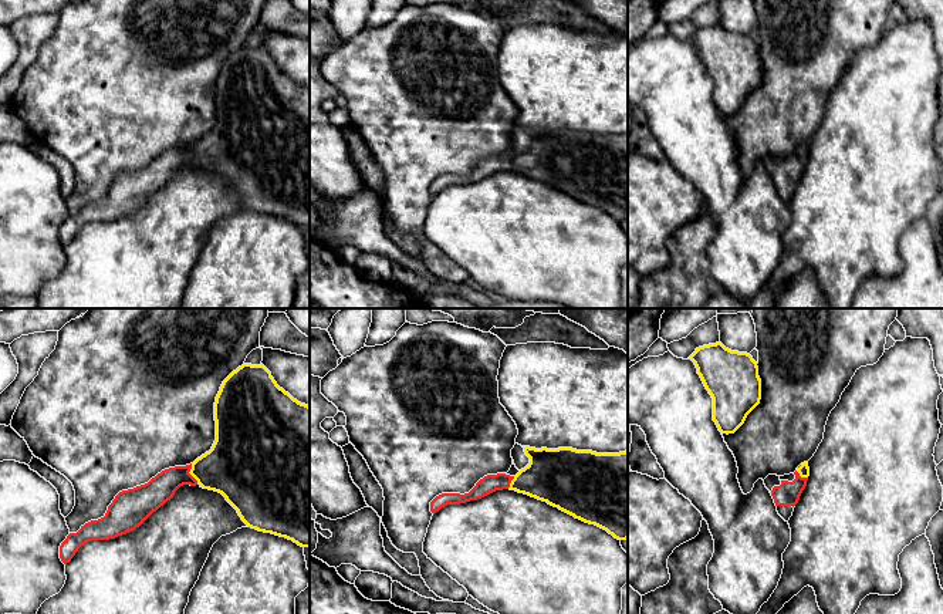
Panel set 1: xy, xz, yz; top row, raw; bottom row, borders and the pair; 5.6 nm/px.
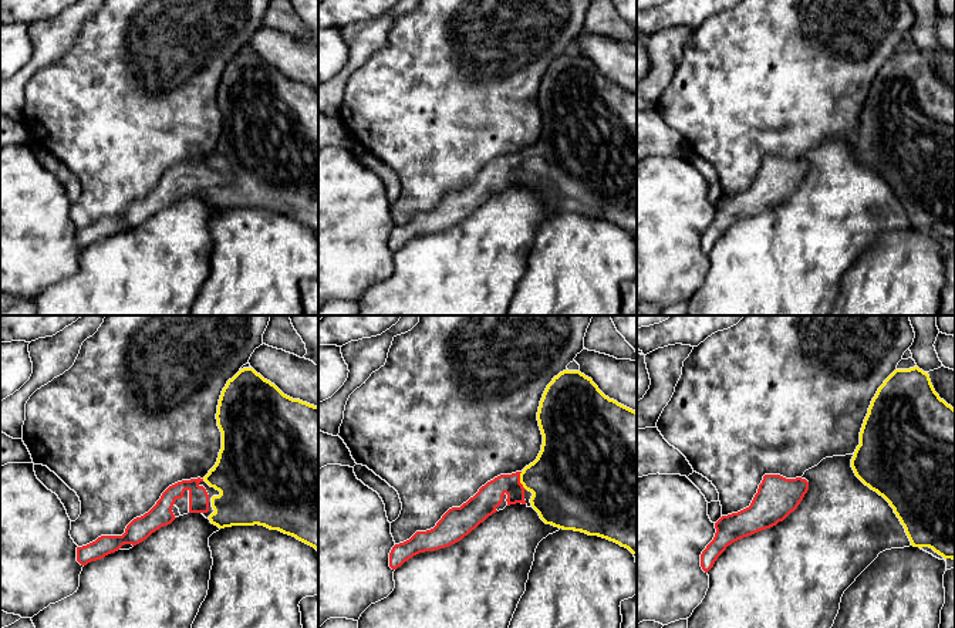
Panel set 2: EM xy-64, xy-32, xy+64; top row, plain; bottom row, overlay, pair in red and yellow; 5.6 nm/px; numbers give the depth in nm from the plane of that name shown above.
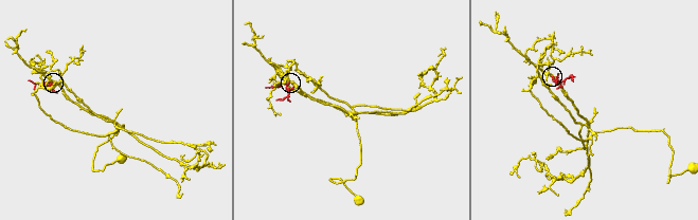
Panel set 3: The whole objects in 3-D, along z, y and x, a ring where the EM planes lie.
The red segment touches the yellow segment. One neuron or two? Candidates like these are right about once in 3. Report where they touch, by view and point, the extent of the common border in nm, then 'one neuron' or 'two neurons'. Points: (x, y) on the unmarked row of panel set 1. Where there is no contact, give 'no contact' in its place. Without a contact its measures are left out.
xy (189, 155) | 120 nm | one neuron

